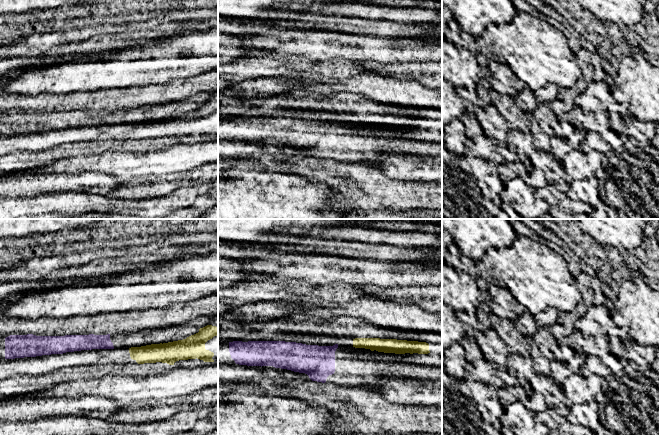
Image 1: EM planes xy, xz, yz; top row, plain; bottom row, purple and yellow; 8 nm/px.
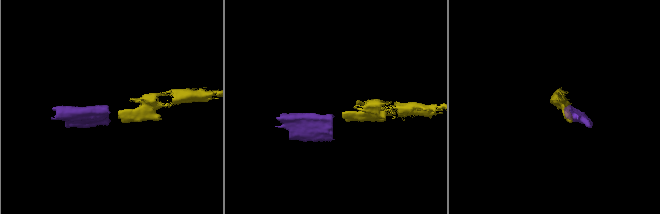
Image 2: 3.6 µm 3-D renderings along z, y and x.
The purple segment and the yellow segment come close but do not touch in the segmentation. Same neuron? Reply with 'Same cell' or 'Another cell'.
Another cell

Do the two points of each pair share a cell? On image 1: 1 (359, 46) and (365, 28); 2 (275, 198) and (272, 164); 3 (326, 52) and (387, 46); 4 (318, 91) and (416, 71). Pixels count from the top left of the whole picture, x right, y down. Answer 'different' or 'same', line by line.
1: different
2: different
3: same
4: different

